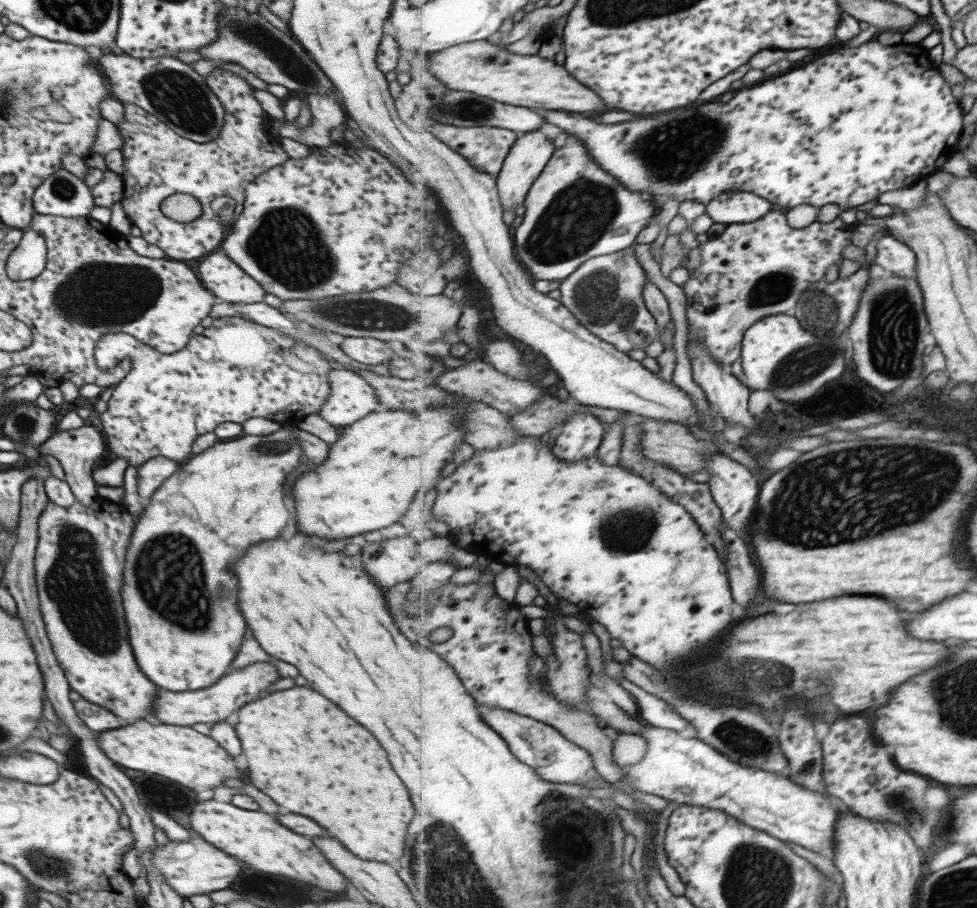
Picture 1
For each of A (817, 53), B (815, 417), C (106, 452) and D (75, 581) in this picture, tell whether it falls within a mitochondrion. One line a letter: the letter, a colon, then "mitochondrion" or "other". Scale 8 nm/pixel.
A: other
B: other
C: other
D: mitochondrion

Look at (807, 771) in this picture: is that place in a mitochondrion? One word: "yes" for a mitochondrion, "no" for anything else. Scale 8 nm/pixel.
yes

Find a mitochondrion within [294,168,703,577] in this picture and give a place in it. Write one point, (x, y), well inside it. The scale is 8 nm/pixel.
(578, 215)

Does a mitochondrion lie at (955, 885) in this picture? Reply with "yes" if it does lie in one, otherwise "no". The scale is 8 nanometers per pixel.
yes

